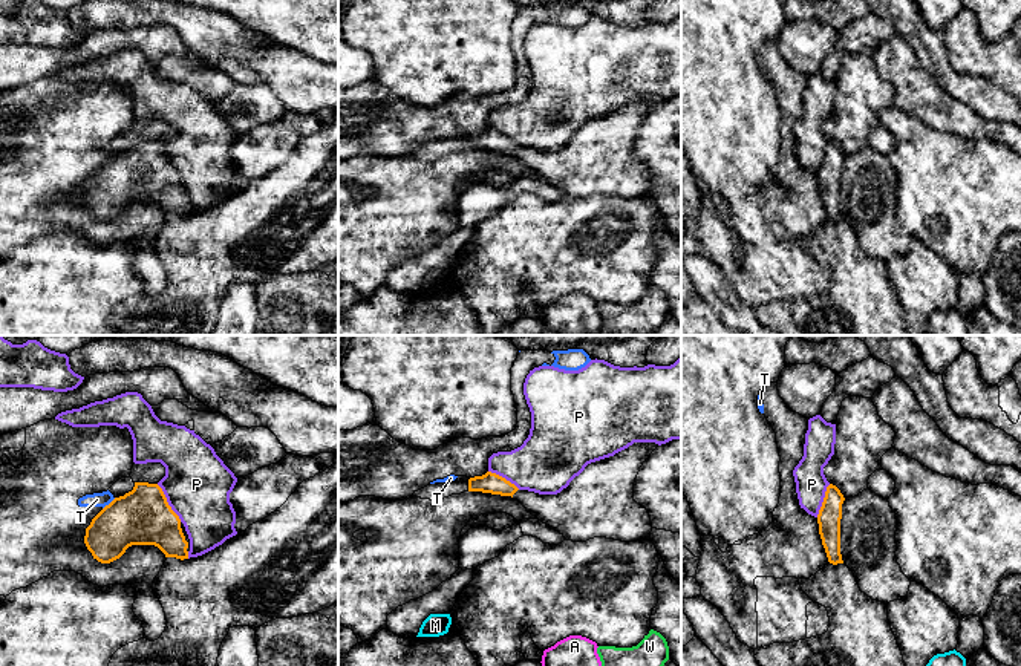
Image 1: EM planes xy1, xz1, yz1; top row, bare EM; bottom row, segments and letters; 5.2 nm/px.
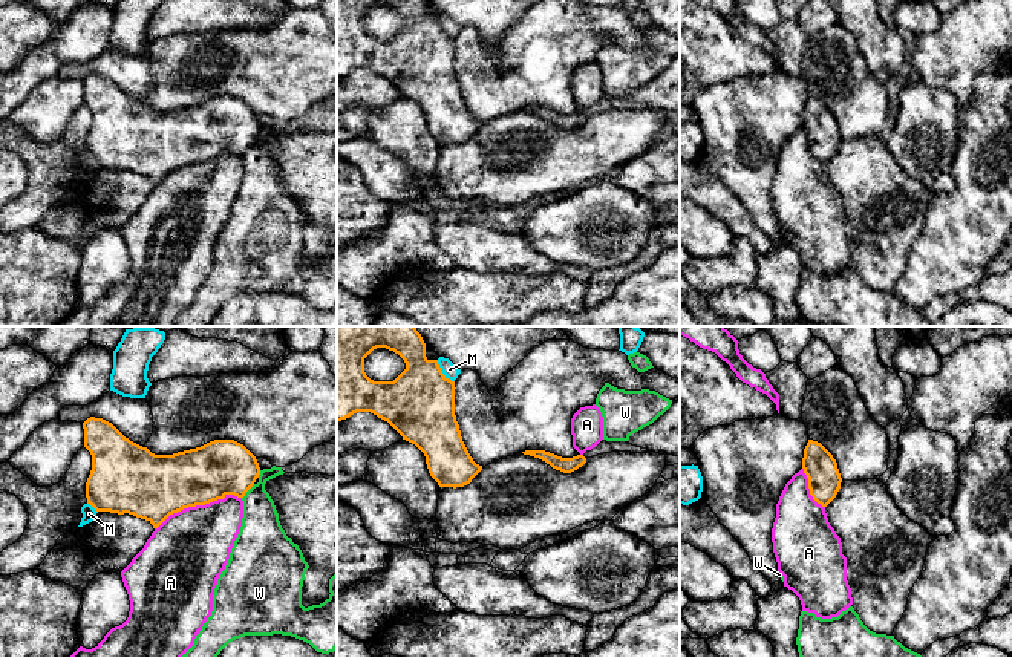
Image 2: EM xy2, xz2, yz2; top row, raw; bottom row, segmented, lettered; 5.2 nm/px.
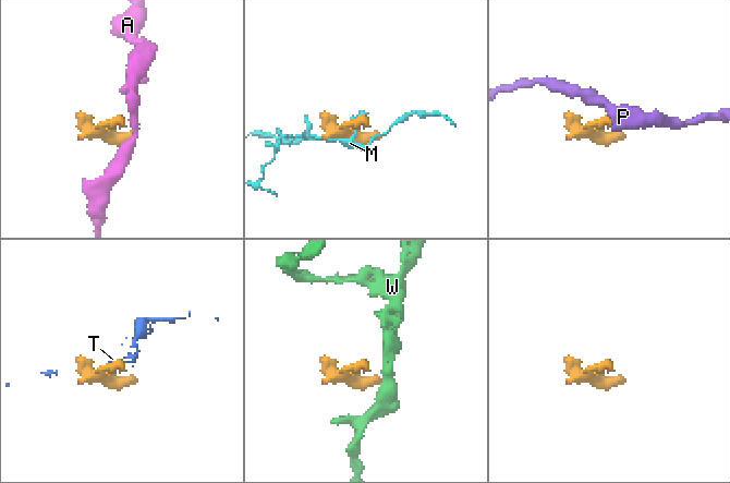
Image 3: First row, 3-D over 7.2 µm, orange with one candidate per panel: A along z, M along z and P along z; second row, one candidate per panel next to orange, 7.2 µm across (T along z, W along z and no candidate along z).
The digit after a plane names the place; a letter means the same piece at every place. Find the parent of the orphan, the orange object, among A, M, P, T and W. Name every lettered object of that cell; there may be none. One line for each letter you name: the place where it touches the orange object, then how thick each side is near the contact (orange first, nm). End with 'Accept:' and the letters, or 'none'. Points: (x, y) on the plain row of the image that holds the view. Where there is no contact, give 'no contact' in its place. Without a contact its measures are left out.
Accept: none

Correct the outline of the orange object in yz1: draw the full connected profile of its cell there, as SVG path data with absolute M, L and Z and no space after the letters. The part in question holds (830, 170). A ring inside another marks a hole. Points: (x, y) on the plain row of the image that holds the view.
M830 141L817 171L822 202L825 205L828 219L833 222L843 220L840 211L840 176L843 158L845 155L840 147Z

